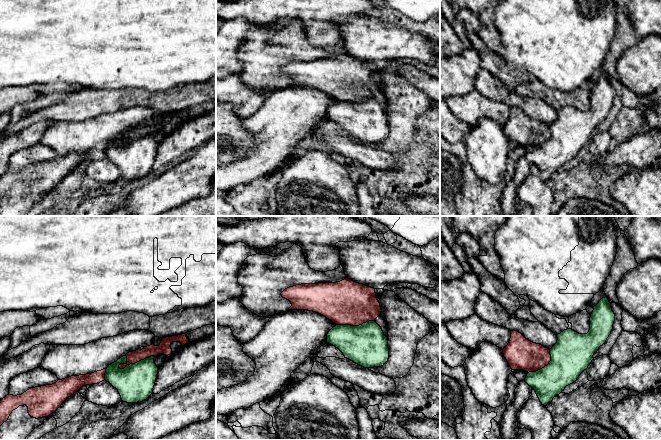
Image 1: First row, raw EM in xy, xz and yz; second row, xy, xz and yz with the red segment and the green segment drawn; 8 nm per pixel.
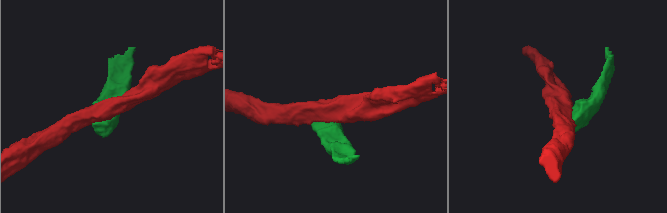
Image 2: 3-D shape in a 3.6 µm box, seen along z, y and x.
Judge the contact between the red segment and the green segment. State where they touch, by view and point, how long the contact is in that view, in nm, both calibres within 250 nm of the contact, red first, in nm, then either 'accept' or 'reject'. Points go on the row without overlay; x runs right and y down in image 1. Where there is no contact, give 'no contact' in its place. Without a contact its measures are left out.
contact xy (135, 138); length 300 nm; calibres 100 and 300 nm; reject

